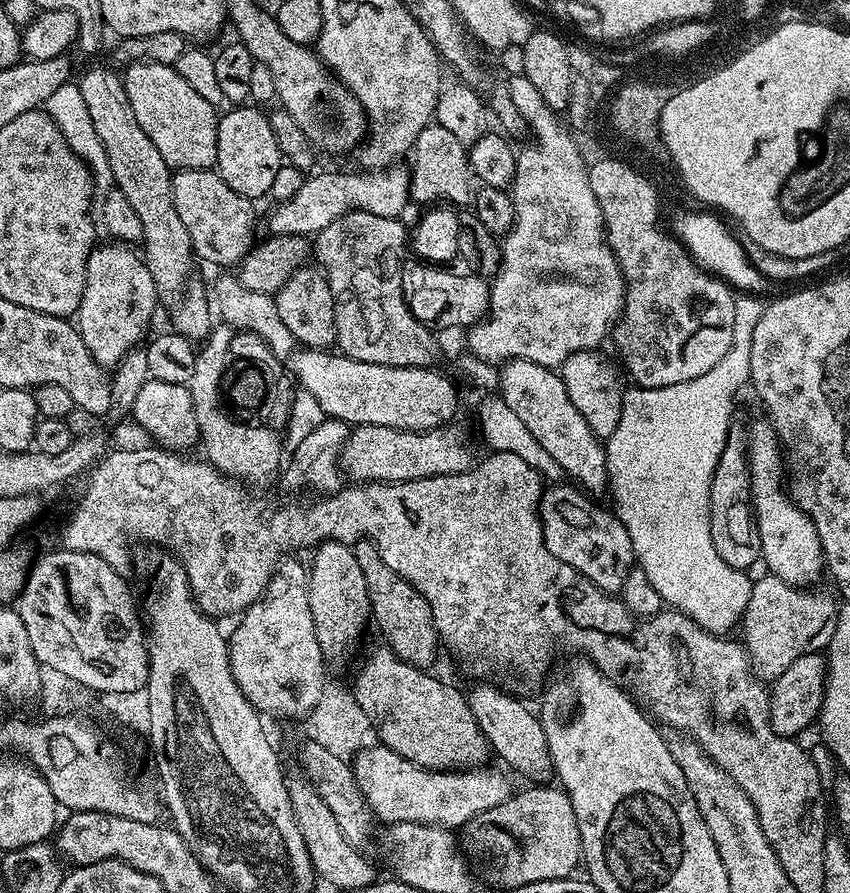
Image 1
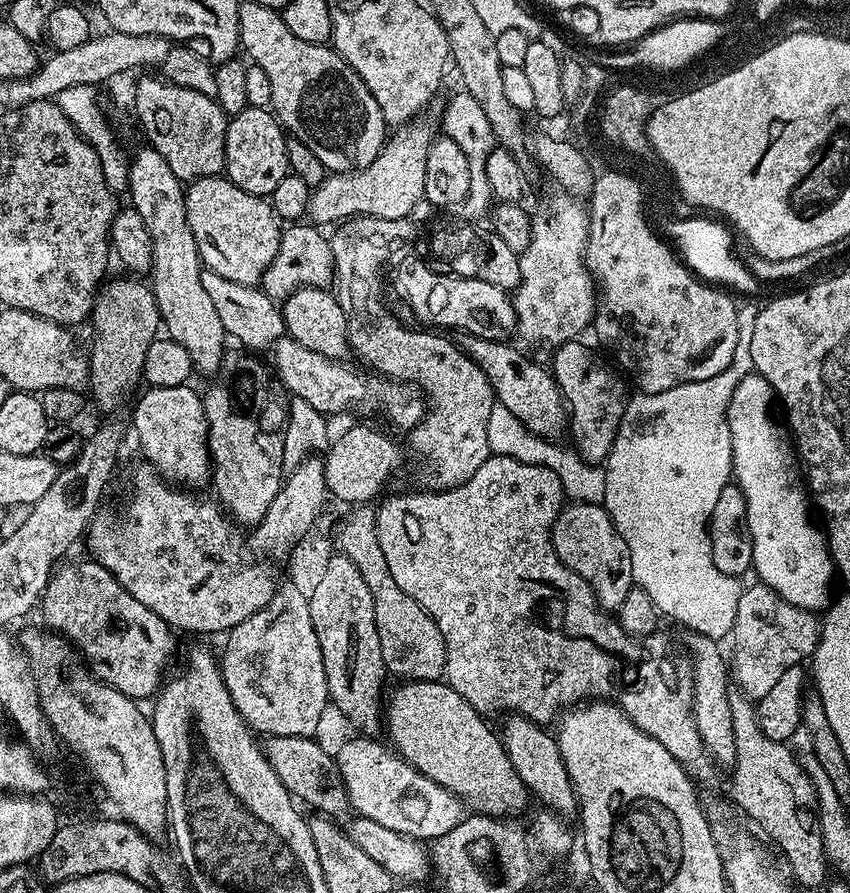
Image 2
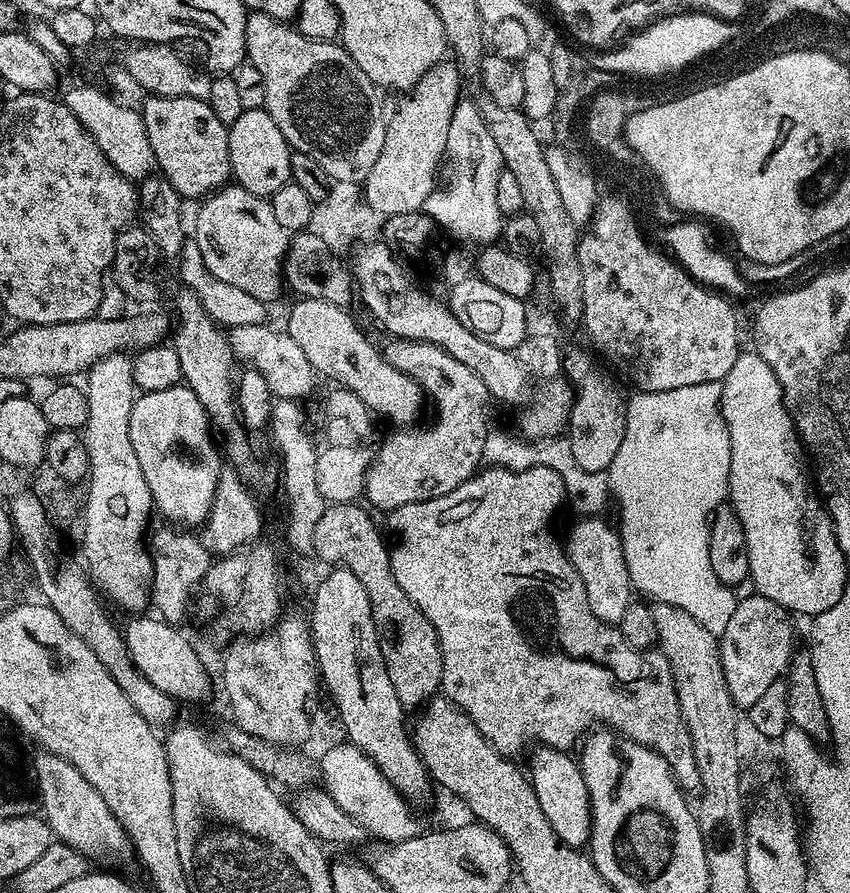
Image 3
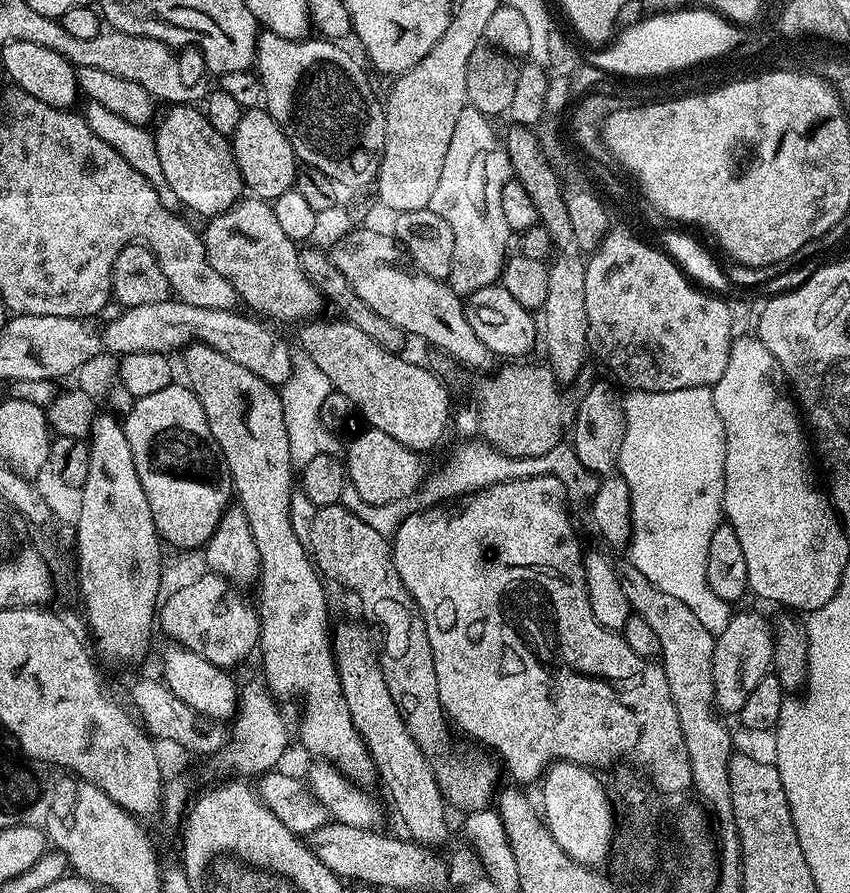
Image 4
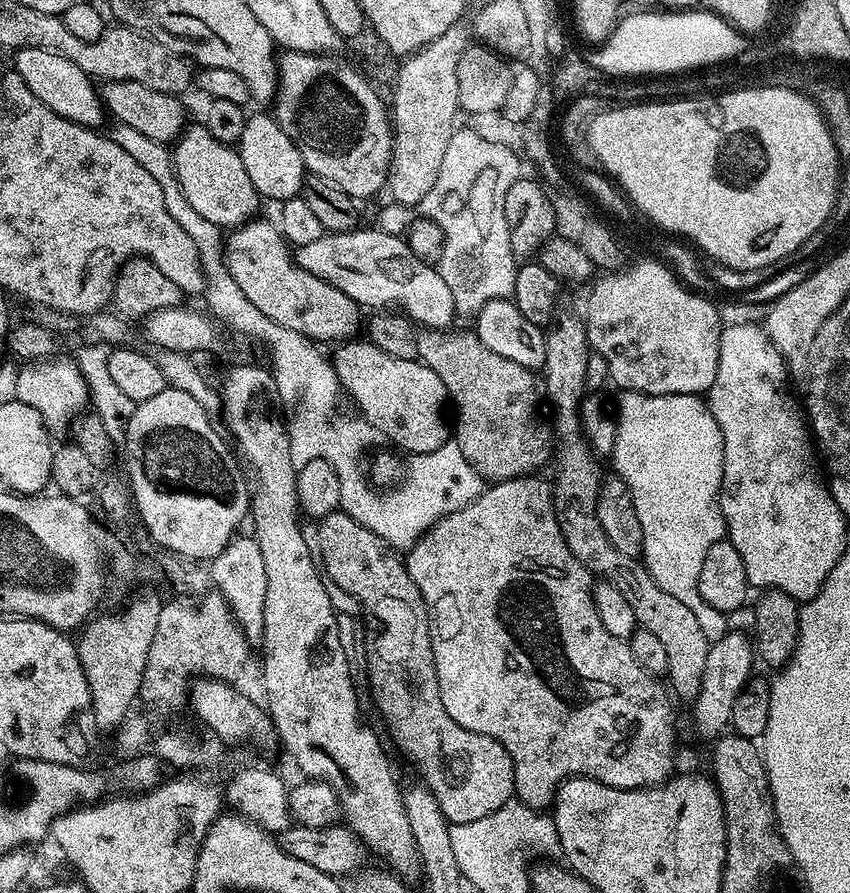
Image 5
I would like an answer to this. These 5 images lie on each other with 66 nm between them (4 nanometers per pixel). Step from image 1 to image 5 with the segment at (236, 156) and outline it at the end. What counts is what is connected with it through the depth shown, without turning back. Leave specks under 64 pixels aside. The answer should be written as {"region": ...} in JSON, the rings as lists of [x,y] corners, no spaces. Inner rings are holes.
{"region":[[[249,115],[238,143],[238,151],[242,166],[246,166],[246,174],[250,174],[250,182],[254,182],[254,190],[258,190],[258,194],[265,201],[283,202],[301,195],[306,175],[303,158],[294,142],[282,130],[275,115]]]}

